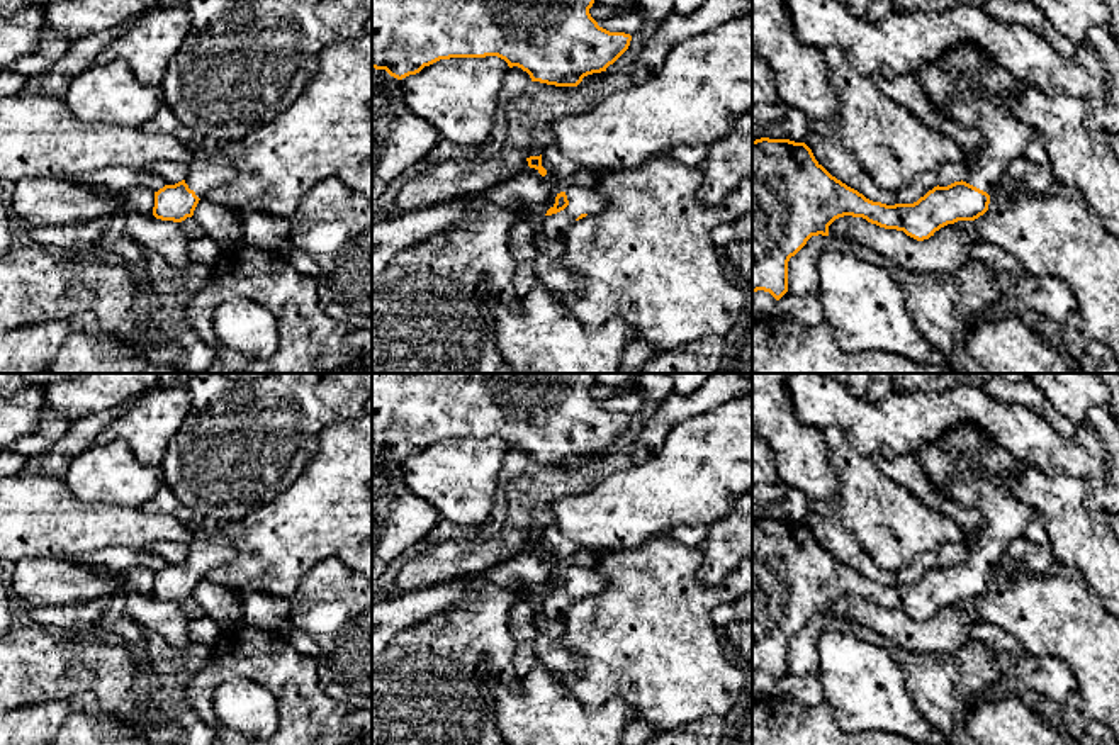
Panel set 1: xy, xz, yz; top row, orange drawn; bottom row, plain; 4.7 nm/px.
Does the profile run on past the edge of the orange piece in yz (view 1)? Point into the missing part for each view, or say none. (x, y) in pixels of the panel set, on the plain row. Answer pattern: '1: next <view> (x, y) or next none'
1: next yz (963, 464)

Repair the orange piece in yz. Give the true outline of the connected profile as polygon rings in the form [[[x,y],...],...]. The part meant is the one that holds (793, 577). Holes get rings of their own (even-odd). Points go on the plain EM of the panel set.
[[[973,424],[947,429],[941,438],[925,445],[915,458],[939,492],[953,502],[976,509],[983,518],[981,529],[964,535],[964,543],[970,546],[966,558],[947,567],[937,565],[914,584],[886,585],[866,579],[832,557],[805,523],[769,518],[752,521],[752,674],[764,670],[779,681],[788,672],[790,638],[812,616],[829,616],[829,606],[839,597],[863,597],[880,608],[903,611],[907,616],[924,621],[947,604],[975,601],[988,591],[995,562],[1004,557],[1014,540],[1024,536],[1036,514],[1012,494],[1005,479],[1031,465],[992,443]]]

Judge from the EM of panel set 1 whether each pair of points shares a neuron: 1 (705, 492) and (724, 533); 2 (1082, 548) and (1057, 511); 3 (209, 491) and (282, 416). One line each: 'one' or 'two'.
1: two
2: one
3: one

